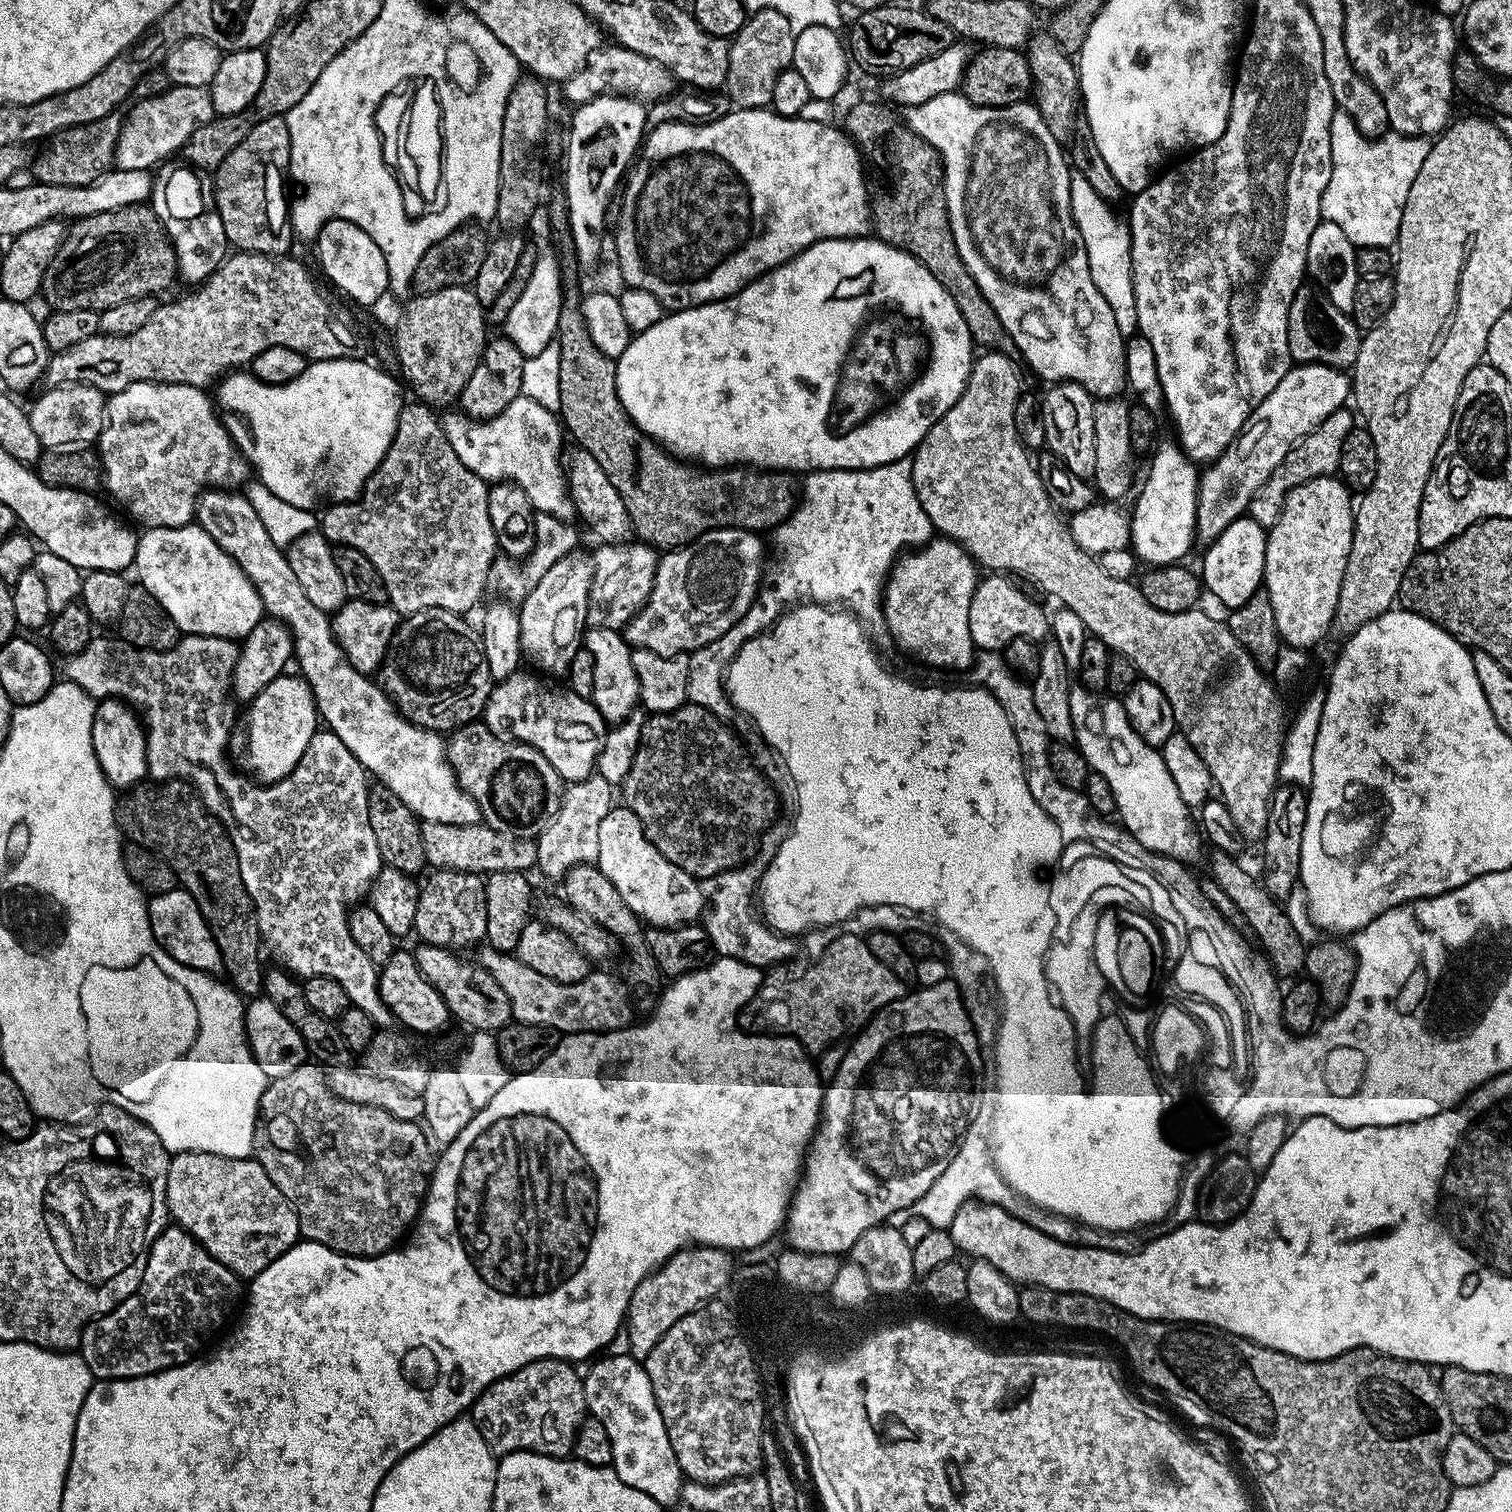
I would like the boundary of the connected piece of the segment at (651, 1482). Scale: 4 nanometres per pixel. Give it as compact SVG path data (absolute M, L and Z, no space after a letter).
M639 1359L599 1360L588 1373L583 1373L584 1397L588 1412L596 1416L598 1422L606 1426L606 1434L610 1434L611 1467L626 1486L642 1490L642 1494L659 1504L675 1505L680 1498L682 1473L643 1363Z

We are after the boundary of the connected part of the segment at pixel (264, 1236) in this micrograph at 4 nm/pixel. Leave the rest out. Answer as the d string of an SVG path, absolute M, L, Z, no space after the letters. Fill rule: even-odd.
M177 1152L169 1159L166 1184L169 1217L241 1280L250 1282L286 1250L299 1243L297 1212L254 1158L226 1158L209 1152Z

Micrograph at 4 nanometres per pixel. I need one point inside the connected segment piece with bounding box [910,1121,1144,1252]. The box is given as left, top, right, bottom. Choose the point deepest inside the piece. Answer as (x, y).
(972, 1175)

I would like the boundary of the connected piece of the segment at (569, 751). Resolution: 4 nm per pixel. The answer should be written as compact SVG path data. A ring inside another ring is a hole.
M514 671L495 685L484 704L483 719L492 722L490 730L496 736L510 737L516 732L513 740L539 750L546 762L554 766L561 781L588 779L597 767L601 740L606 733L606 721L601 718L600 711L589 697L574 694L567 686L555 688L554 685L547 684L552 683L547 679L528 672ZM508 716L512 716L512 730L507 735L505 729L508 728Z

